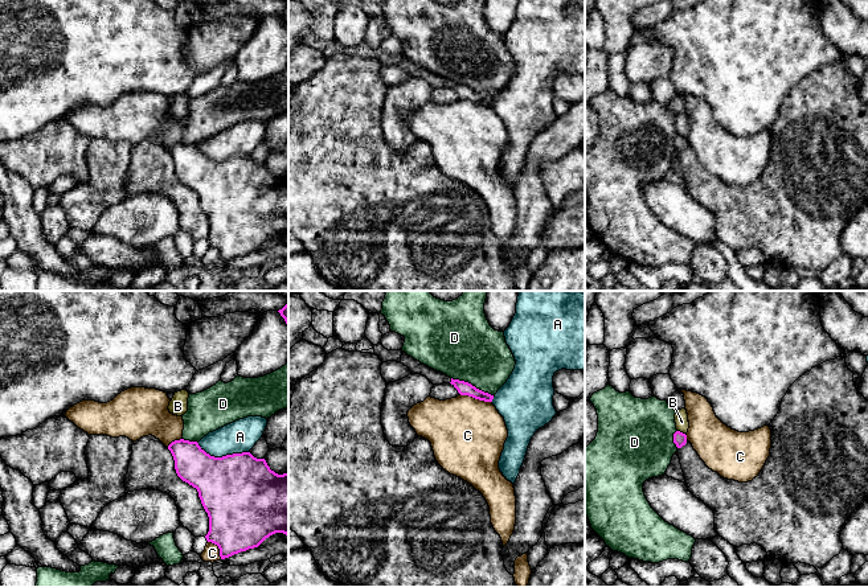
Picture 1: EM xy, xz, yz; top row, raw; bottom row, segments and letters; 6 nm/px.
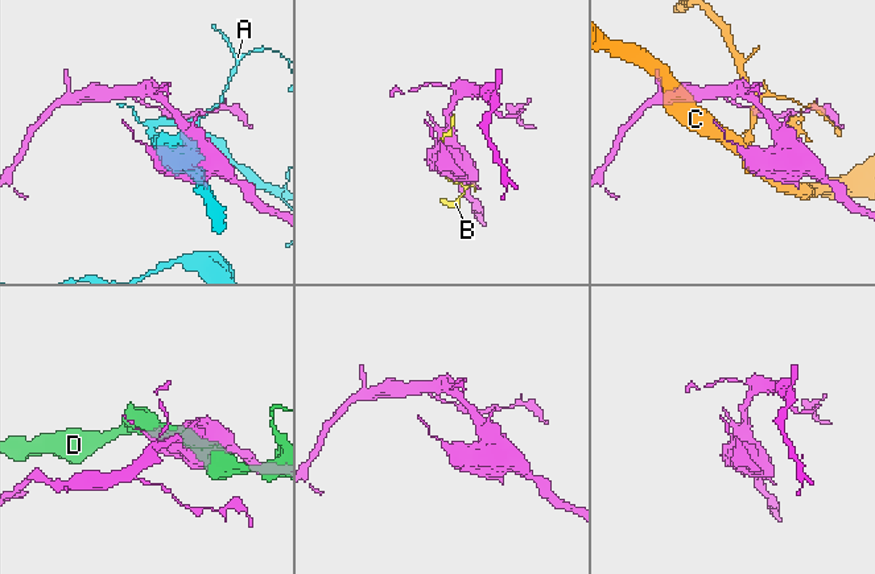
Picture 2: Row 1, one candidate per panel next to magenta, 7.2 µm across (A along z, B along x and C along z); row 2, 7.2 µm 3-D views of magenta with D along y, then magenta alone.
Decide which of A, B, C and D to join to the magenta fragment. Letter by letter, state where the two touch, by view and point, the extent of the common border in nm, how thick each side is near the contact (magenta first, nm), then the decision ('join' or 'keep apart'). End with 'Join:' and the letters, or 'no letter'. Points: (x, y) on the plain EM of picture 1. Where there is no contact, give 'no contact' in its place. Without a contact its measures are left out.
A: xy (224, 160) | 320 nm | 460/190 nm | keep apart
B: yz (682, 136) | 50 nm | 80/80 nm | join
C: xz (475, 102) | 200 nm | 80/460 nm | keep apart
D: xz (471, 89) | 280 nm | 80/400 nm | keep apart
Join: B

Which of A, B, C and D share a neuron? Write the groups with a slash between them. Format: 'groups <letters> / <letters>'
groups A / B / C / D

